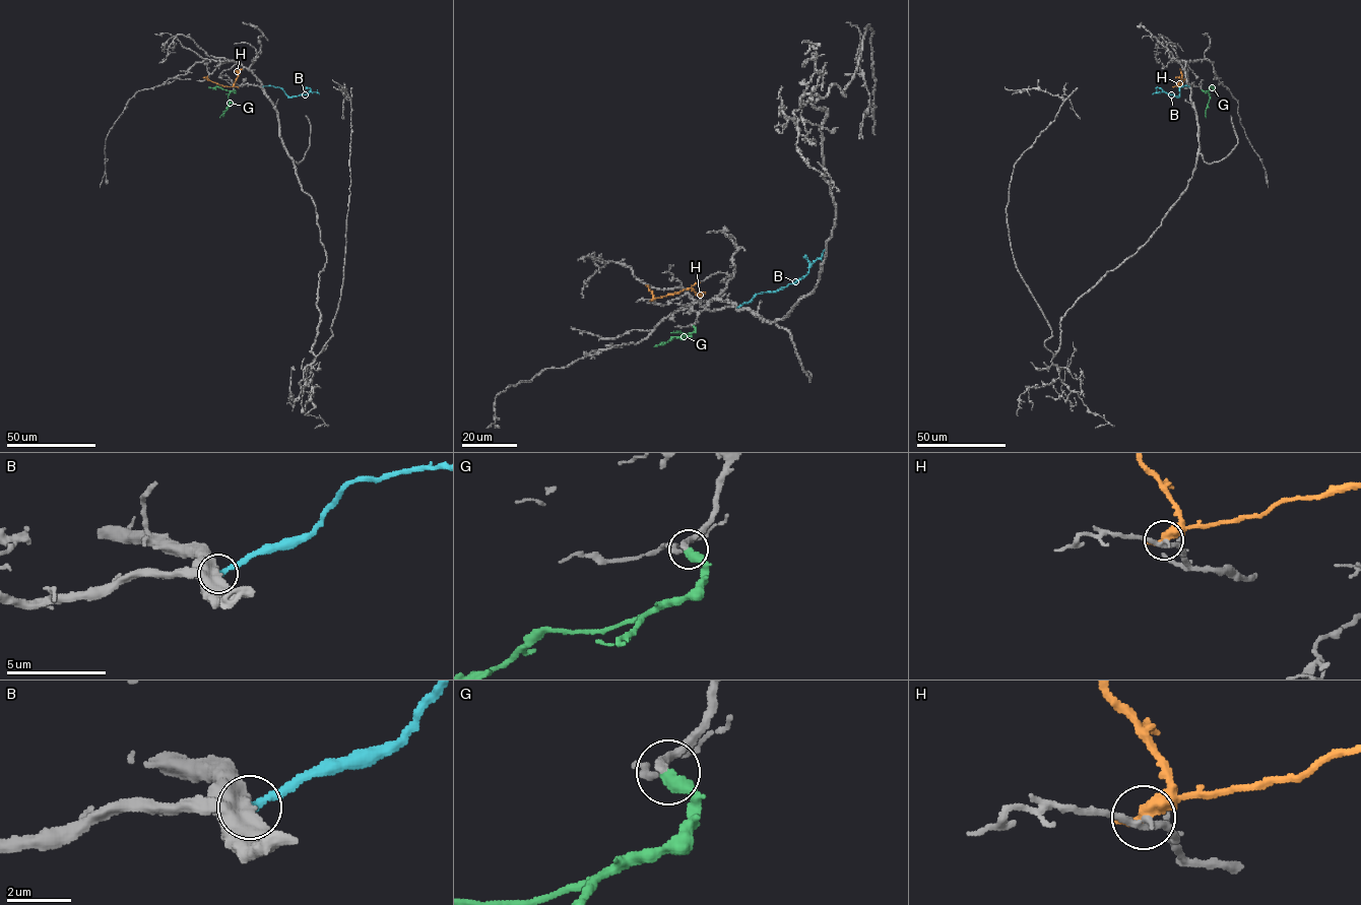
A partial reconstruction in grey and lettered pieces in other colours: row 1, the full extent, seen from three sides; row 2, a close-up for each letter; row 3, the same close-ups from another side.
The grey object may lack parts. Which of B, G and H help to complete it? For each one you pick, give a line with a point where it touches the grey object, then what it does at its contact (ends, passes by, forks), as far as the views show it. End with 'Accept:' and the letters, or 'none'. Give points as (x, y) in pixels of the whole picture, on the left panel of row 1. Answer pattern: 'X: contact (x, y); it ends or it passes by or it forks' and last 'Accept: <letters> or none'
G: contact (234, 89); it ends
Accept: G

